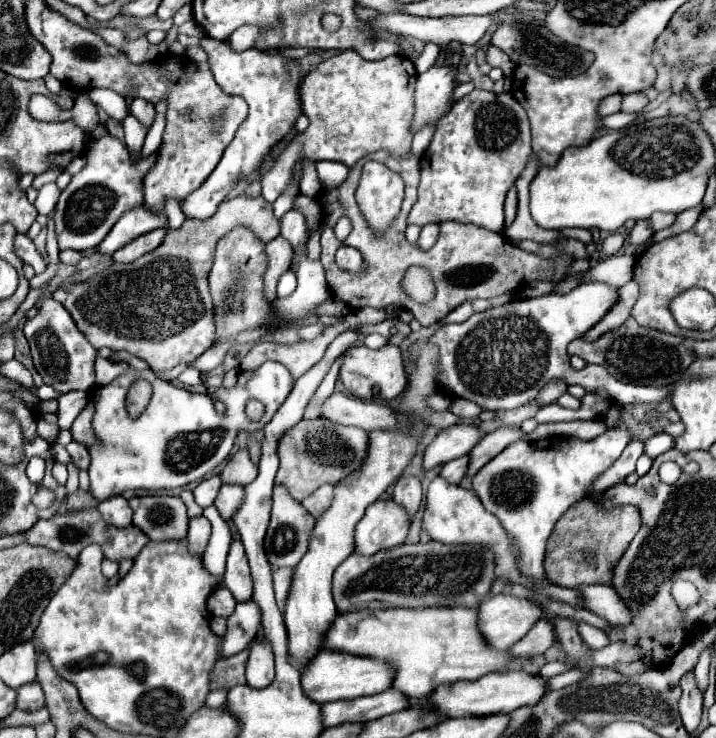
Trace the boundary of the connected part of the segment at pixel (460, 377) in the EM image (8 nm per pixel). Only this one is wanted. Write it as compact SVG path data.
M586 282L572 292L564 296L546 294L540 298L526 298L518 302L508 302L498 308L490 308L478 314L472 314L462 324L444 324L440 326L432 336L430 342L438 346L440 358L438 358L438 384L440 388L452 396L466 398L470 402L476 402L484 410L510 410L518 408L530 400L534 400L540 392L540 388L550 382L552 378L566 378L566 384L580 384L586 390L606 390L608 396L618 402L620 406L632 404L632 402L652 402L658 404L666 400L674 386L636 386L636 384L624 384L618 382L614 376L606 372L602 366L586 366L584 370L574 370L570 366L570 356L566 352L566 346L576 340L578 336L586 334L592 326L596 326L606 312L616 304L618 288L604 284L604 282Z

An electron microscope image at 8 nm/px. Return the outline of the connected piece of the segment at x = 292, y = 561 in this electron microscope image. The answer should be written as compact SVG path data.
M276 484L274 486L274 508L272 508L272 518L270 518L270 528L268 528L266 540L264 540L268 562L274 568L280 568L280 566L292 566L294 568L308 550L314 522L316 522L316 518L302 506L302 502L292 498L286 486Z

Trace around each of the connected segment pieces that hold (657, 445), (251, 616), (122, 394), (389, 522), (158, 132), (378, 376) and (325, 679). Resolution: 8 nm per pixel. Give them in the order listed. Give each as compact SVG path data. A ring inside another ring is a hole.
M656 434L656 436L646 440L646 450L644 452L648 456L656 458L656 456L660 456L660 454L672 450L672 448L674 448L674 436L670 436L670 434Z
M254 600L238 604L234 614L228 618L228 632L226 636L222 636L220 654L228 658L248 648L250 642L256 638L260 626L262 626L262 612L258 610L258 604Z
M264 362L256 370L240 370L234 388L218 388L216 396L210 396L194 394L170 382L158 380L152 370L136 372L132 368L128 374L118 376L114 382L94 392L96 414L92 424L100 444L90 446L90 492L98 500L106 500L126 490L174 490L202 480L224 458L228 458L240 432L250 434L263 429L270 422L292 392L294 382L296 380L280 362ZM140 378L152 384L154 394L142 416L132 420L124 402L132 382ZM248 398L255 398L265 406L264 415L257 422L248 420L244 414L244 404ZM216 400L224 400L224 416L214 410Z
M392 498L376 500L366 508L364 518L356 526L356 552L372 556L378 550L404 544L410 528L406 508Z
M158 102L156 104L156 120L152 124L152 128L148 130L148 136L144 140L144 146L142 146L142 158L154 154L162 142L162 132L164 132L164 112L166 112L166 102Z
M386 344L378 350L370 350L366 346L356 346L346 350L340 356L340 382L344 388L362 398L362 400L378 400L378 402L390 402L396 396L400 396L408 384L408 376L404 372L402 354L400 348L394 344Z
M322 650L306 670L302 670L302 688L314 702L332 702L332 700L348 700L358 696L370 696L384 692L394 682L394 666L382 658L364 658L346 652Z

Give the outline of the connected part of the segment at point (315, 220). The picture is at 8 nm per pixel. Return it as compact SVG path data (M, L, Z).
M300 194L294 202L294 208L300 208L304 214L306 214L306 220L310 222L310 230L314 232L318 226L320 226L320 220L322 220L322 206L318 204L316 198L308 198L304 194Z

